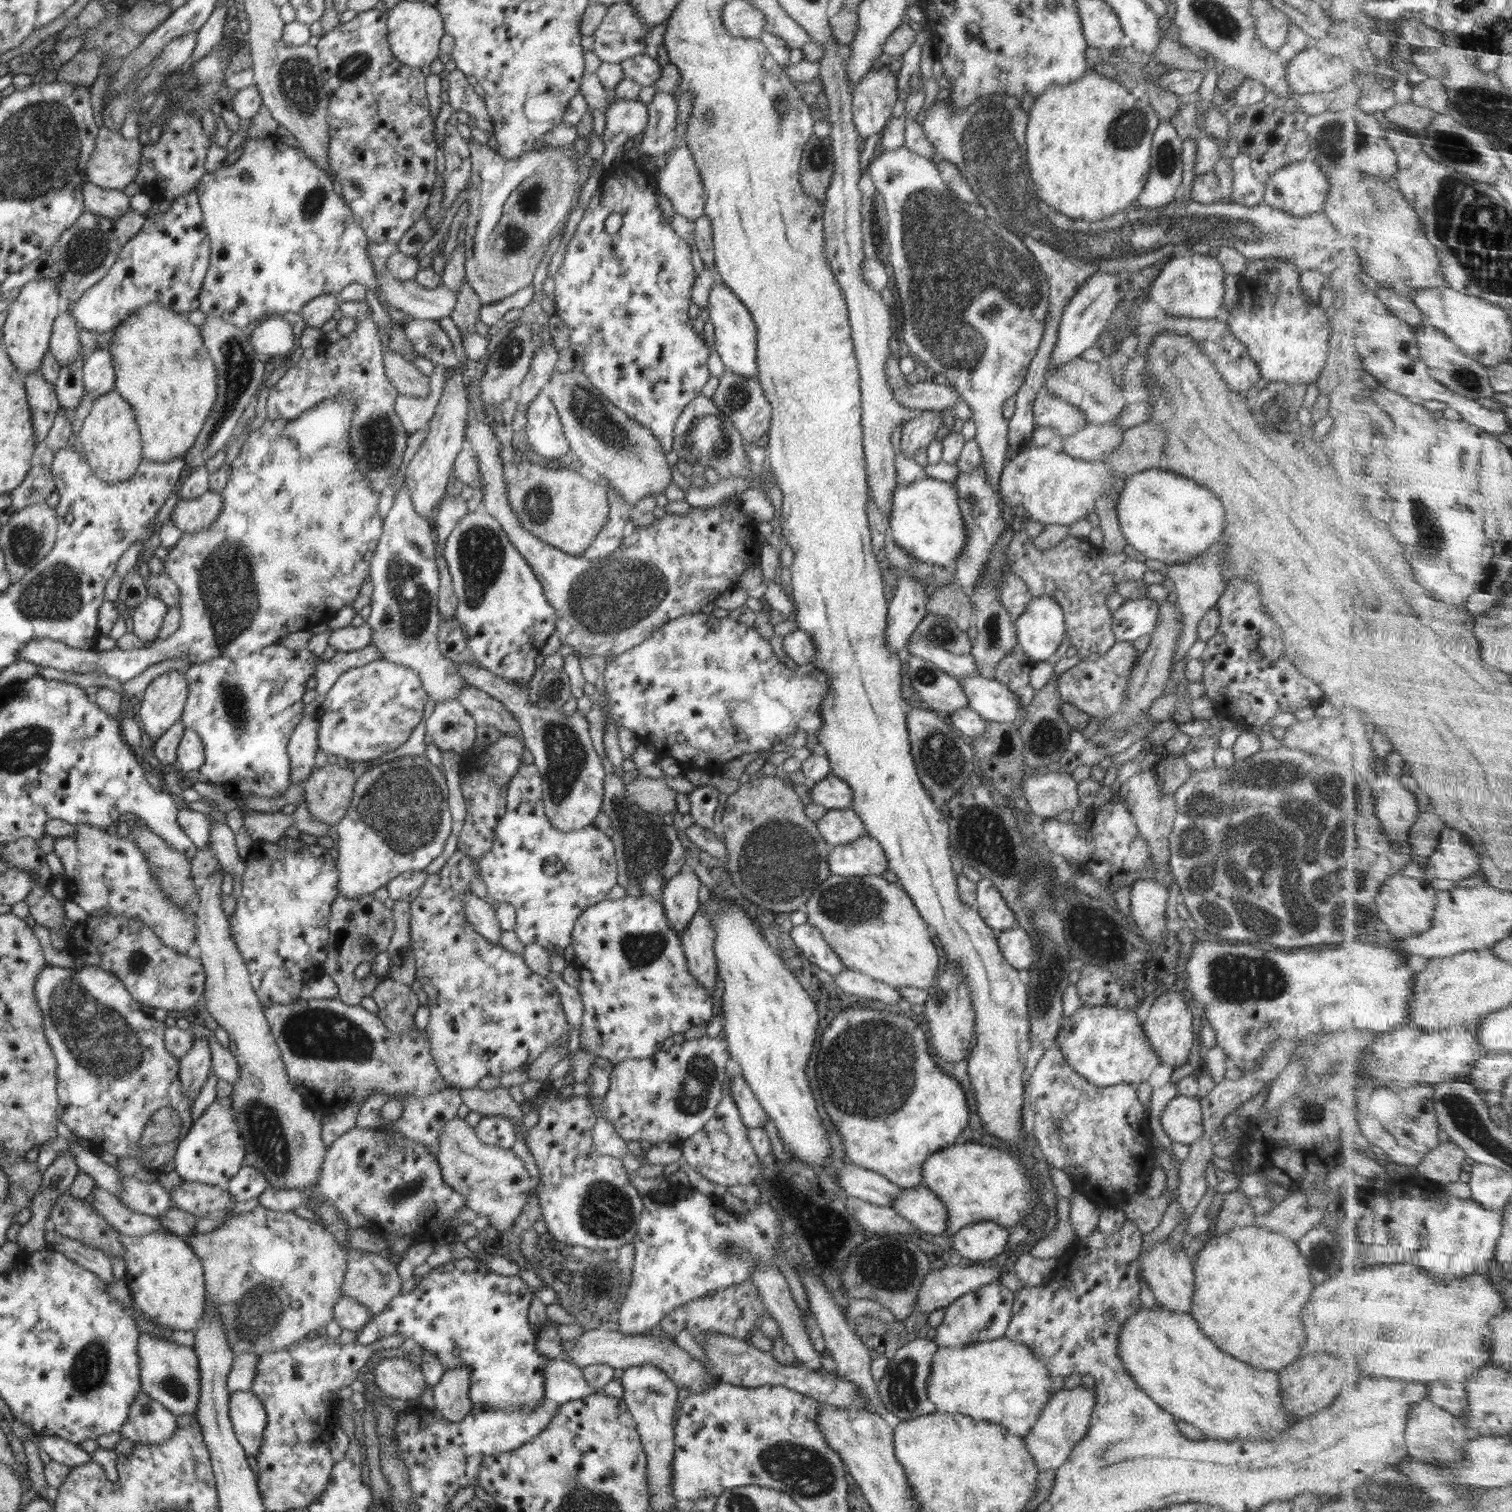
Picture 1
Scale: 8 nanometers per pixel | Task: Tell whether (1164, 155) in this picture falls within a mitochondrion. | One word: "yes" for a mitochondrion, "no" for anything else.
yes

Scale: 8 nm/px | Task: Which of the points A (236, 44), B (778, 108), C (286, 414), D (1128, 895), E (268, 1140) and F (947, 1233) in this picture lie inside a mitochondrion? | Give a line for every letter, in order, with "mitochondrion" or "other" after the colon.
A: other
B: mitochondrion
C: other
D: other
E: mitochondrion
F: other

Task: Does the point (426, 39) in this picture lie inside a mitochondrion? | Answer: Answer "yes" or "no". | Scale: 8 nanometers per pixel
no

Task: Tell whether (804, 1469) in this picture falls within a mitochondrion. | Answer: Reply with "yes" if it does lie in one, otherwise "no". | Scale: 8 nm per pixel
yes

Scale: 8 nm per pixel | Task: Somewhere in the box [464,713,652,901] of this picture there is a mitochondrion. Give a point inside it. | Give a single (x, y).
(566, 756)

